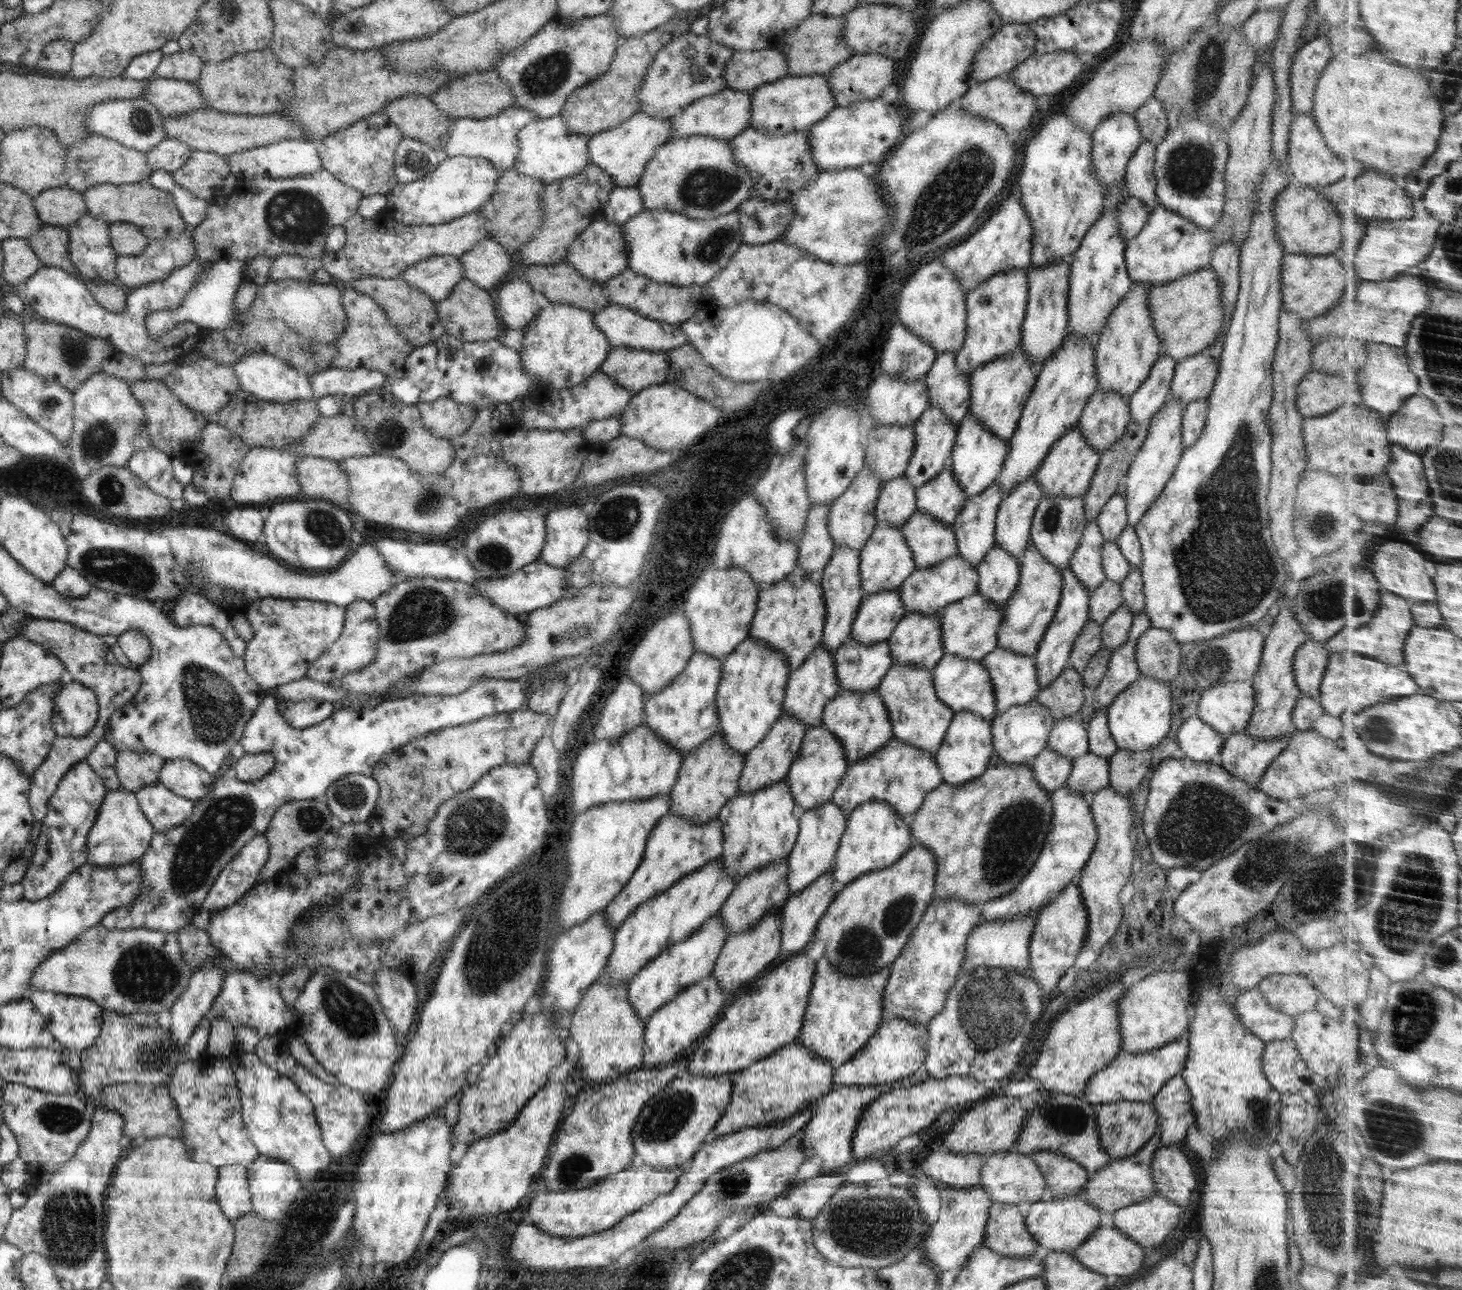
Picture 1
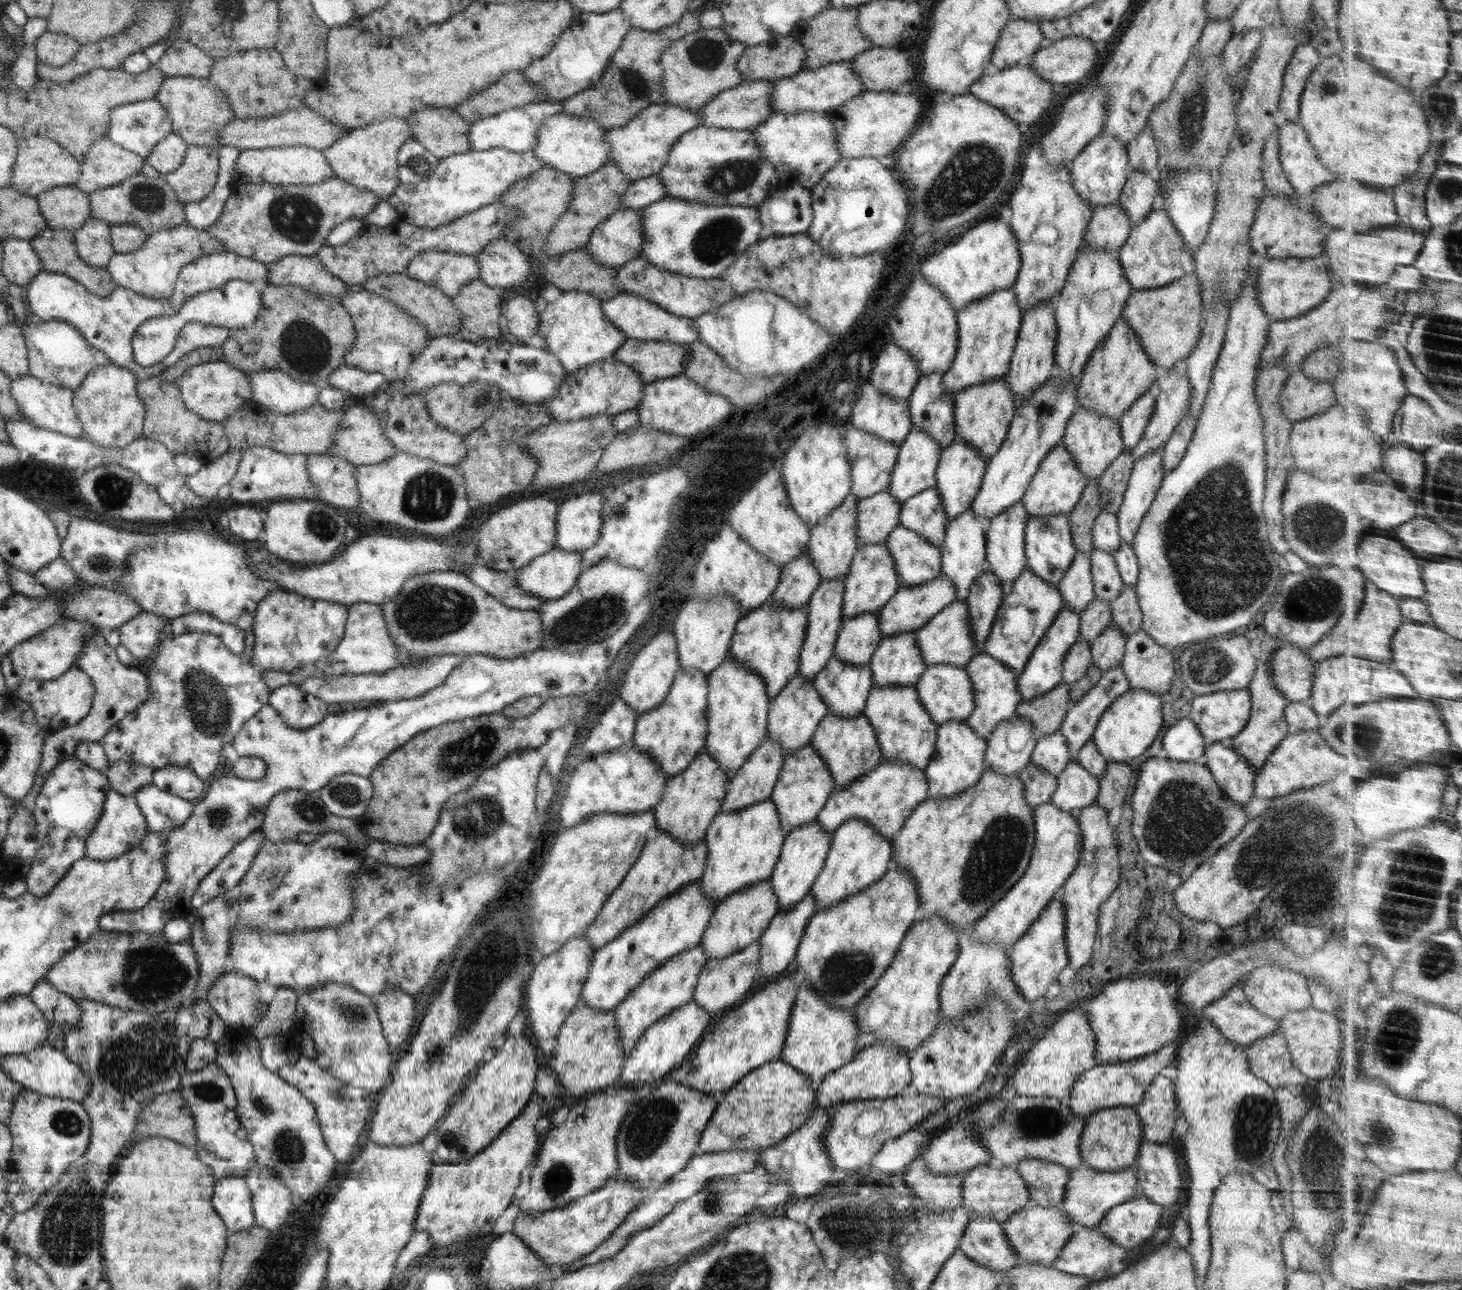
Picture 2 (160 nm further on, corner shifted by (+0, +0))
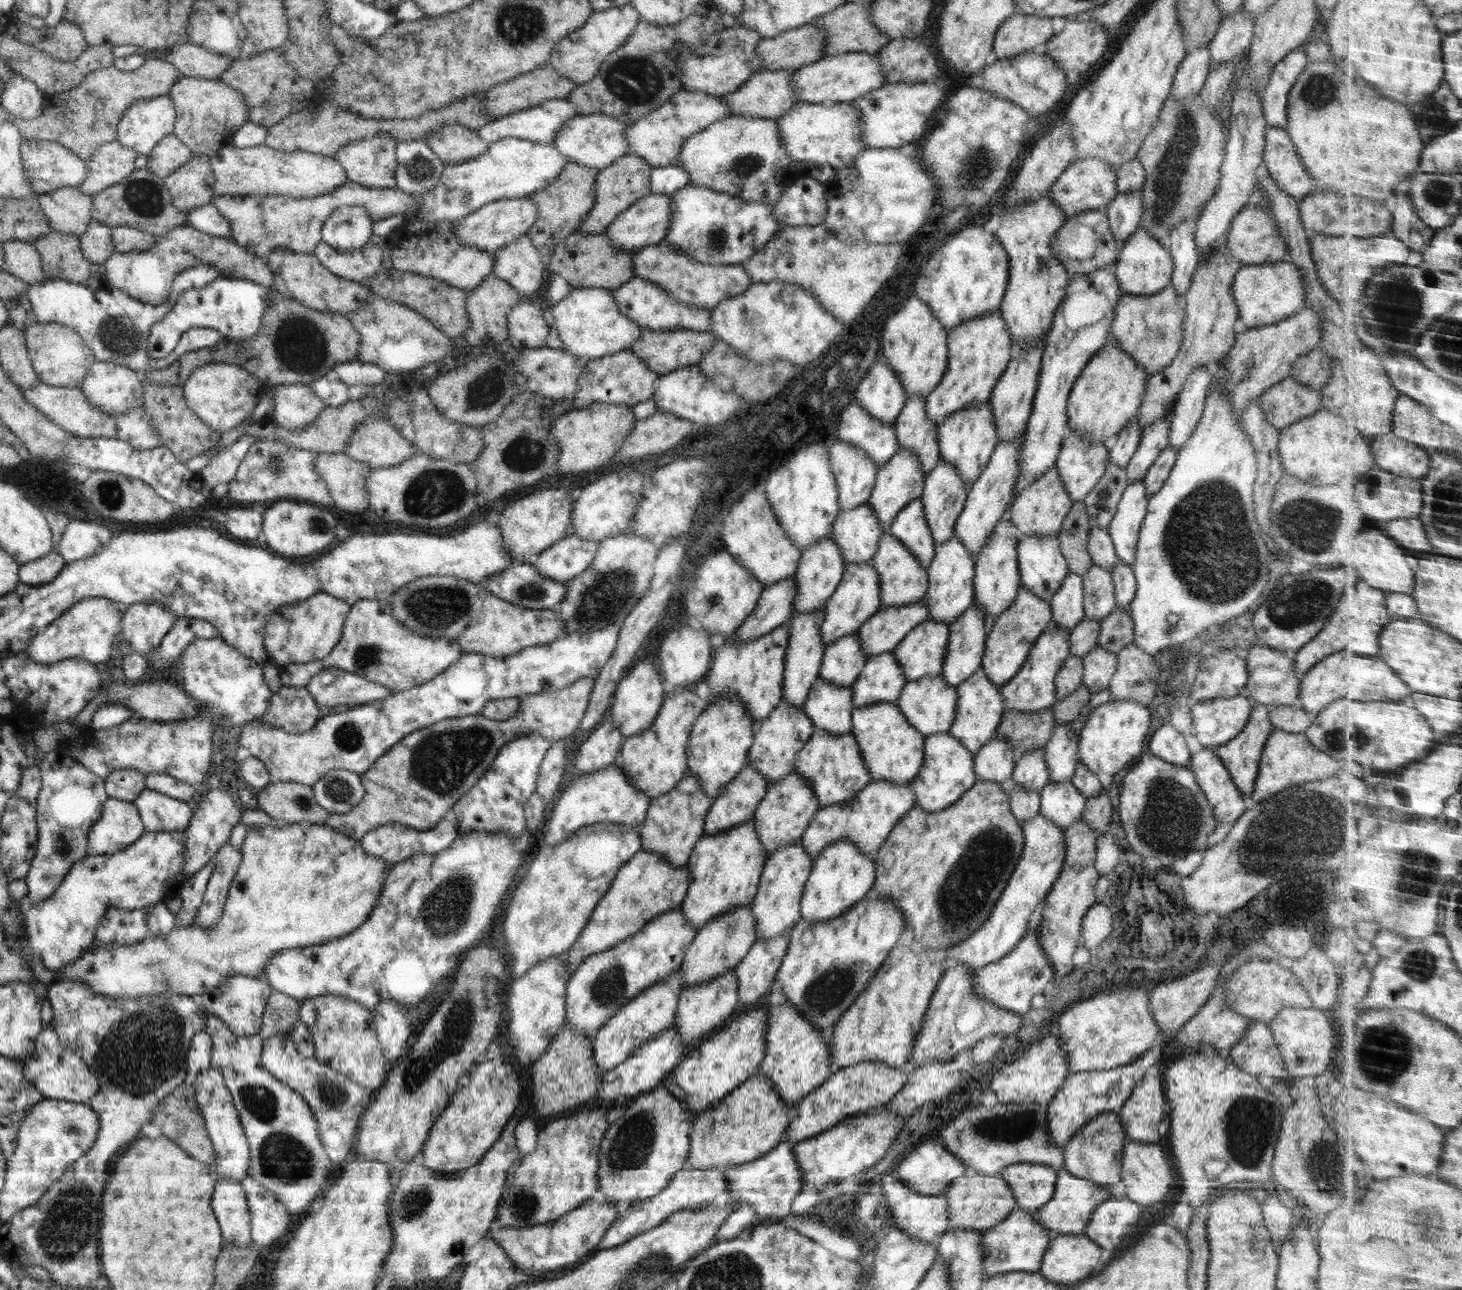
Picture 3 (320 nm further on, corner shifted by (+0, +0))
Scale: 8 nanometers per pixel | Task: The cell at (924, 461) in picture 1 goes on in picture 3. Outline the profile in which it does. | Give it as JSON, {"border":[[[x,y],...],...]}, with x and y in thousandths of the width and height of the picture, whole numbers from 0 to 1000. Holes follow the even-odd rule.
{"border":[[[616,347],[607,360],[601,364],[599,371],[598,378],[592,390],[597,394],[604,412],[608,412],[609,407],[614,396],[617,395],[622,388],[630,386],[633,367],[631,367],[627,352],[624,349]]]}

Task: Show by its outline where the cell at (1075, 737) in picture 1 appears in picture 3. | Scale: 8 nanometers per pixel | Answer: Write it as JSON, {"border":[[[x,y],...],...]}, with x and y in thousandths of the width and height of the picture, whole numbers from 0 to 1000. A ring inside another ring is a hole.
{"border":[[[713,580],[702,582],[695,588],[692,598],[692,605],[694,608],[698,608],[703,612],[712,614],[718,607],[718,597],[714,589]]]}

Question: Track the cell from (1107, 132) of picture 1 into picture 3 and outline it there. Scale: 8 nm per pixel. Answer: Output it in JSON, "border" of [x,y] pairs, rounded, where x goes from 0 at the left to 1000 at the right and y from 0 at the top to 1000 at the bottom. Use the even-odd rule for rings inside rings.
{"border":[[[744,122],[740,123],[740,125],[735,124],[718,145],[718,151],[720,153],[722,158],[728,164],[728,167],[735,168],[735,166],[743,163],[756,160],[765,150],[763,147],[763,139],[763,131],[761,130],[758,126],[750,123],[750,122]]]}

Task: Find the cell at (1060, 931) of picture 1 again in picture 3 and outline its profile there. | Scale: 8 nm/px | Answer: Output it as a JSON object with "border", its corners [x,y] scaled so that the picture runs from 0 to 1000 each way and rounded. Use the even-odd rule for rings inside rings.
{"border":[[[715,698],[711,699],[707,707],[707,717],[700,725],[700,727],[687,743],[678,746],[666,753],[664,760],[666,760],[667,771],[670,771],[672,774],[694,786],[701,788],[707,784],[705,780],[706,773],[709,771],[712,771],[722,757],[719,746],[716,743],[711,731],[709,719],[707,717],[711,716],[711,712],[713,712],[712,707],[714,705]]]}

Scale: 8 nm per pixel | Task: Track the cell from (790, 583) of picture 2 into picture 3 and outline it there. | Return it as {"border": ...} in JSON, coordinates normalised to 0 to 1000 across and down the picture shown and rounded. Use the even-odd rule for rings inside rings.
{"border":[[[544,447],[524,455],[516,473],[504,488],[503,496],[513,498],[540,481],[544,460]]]}

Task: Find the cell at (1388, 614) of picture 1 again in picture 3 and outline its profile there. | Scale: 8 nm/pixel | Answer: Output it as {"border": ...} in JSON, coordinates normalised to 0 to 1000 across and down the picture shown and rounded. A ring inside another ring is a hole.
{"border":[[[932,450],[928,460],[922,457],[910,476],[907,485],[897,496],[886,505],[884,514],[889,526],[904,510],[911,506],[922,505],[941,509],[945,507],[945,493],[948,485],[952,484],[953,476],[949,471],[949,459],[943,457]]]}

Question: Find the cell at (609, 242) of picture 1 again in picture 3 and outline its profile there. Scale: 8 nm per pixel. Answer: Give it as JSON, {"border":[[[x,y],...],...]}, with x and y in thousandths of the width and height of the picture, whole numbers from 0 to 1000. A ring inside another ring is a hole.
{"border":[[[445,150],[439,153],[437,153],[431,161],[427,163],[420,172],[415,176],[415,183],[417,188],[421,191],[430,195],[430,196],[436,195],[438,193],[445,190],[449,190],[455,183],[458,173],[458,161],[460,160],[460,153],[459,151],[453,151]]]}

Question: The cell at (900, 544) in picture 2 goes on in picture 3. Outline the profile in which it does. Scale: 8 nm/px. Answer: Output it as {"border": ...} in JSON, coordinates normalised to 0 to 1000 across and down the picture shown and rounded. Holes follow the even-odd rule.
{"border":[[[604,412],[601,419],[601,426],[595,434],[599,440],[599,444],[602,446],[602,460],[603,460],[603,469],[601,473],[611,470],[624,469],[632,464],[635,457],[635,441],[629,438],[629,434],[624,430],[609,412]]]}

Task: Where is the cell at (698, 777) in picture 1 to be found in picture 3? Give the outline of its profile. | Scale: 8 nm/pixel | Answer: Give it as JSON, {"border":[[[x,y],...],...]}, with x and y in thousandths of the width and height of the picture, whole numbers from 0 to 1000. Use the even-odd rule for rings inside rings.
{"border":[[[470,598],[458,614],[445,620],[441,636],[435,640],[439,658],[451,662],[460,671],[470,671],[473,658],[481,648],[482,634],[487,621],[478,609],[478,603]]]}

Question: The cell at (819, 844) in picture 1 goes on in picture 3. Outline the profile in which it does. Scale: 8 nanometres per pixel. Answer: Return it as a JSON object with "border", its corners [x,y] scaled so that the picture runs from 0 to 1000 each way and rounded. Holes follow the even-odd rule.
{"border":[[[549,653],[536,656],[526,661],[522,671],[514,706],[517,714],[518,727],[531,727],[538,724],[548,714],[547,698],[555,677],[557,664],[551,660]]]}

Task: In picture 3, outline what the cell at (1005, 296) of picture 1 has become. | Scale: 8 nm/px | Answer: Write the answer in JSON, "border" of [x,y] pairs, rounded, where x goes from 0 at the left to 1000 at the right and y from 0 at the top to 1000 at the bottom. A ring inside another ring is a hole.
{"border":[[[683,240],[650,255],[648,257],[648,269],[648,289],[633,309],[634,324],[642,328],[655,318],[662,316],[666,312],[676,312],[679,301],[689,287],[694,271]]]}

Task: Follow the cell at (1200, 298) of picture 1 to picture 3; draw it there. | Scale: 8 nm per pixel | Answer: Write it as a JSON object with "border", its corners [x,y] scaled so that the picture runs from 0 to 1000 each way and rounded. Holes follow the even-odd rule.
{"border":[[[801,220],[787,229],[767,228],[762,240],[759,260],[765,270],[776,279],[778,284],[788,291],[795,288],[804,278],[810,260],[811,245],[810,230]]]}

